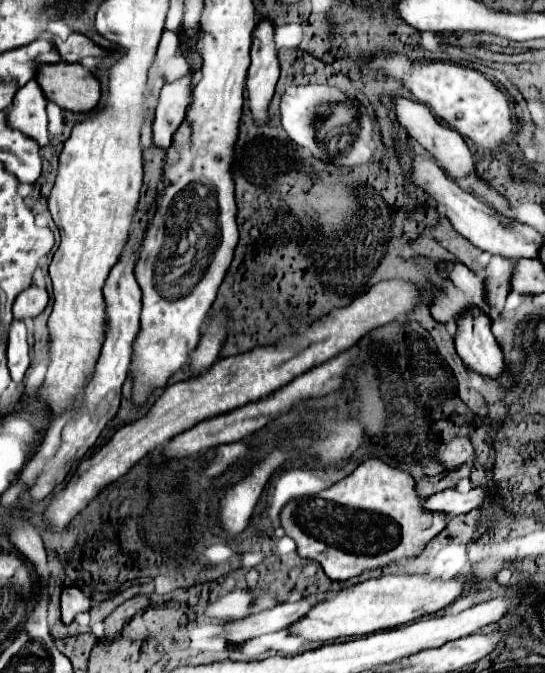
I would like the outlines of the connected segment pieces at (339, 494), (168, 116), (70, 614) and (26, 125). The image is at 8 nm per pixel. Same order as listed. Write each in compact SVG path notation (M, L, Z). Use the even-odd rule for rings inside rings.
M366 459L352 475L338 481L330 489L318 495L294 499L284 505L280 511L280 525L284 533L296 541L300 557L318 561L330 579L346 581L358 577L362 571L386 567L390 563L418 555L426 543L446 527L446 515L426 511L424 503L426 497L418 495L416 481L410 473L390 467L380 459Z
M188 75L166 83L160 91L154 123L152 123L152 145L158 149L168 149L172 145L172 137L180 123L186 117L188 107Z
M66 587L62 591L62 621L70 625L78 613L92 609L92 599L78 587Z
M34 79L16 91L12 107L6 113L8 113L6 119L10 129L28 135L40 147L46 147L50 143L48 129L46 129L48 125L46 95L42 93L40 85Z

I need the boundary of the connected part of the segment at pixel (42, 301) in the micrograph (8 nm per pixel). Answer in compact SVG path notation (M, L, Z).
M30 285L28 289L24 289L16 301L14 301L14 317L16 319L28 319L28 317L36 317L44 311L48 303L48 293L44 287L38 285Z

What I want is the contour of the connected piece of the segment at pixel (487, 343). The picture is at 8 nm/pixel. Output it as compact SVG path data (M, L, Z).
M468 313L458 325L456 351L464 365L490 379L498 379L504 373L504 353L490 331L490 319L484 313Z

